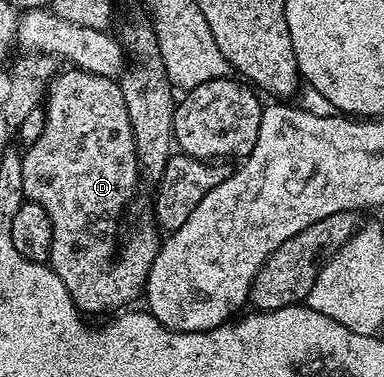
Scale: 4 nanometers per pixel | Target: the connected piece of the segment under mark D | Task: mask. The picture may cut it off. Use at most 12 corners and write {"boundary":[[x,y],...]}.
{"boundary":[[69,67],[24,150],[49,268],[82,314],[142,296],[163,241],[117,220],[139,186],[114,78]]}

